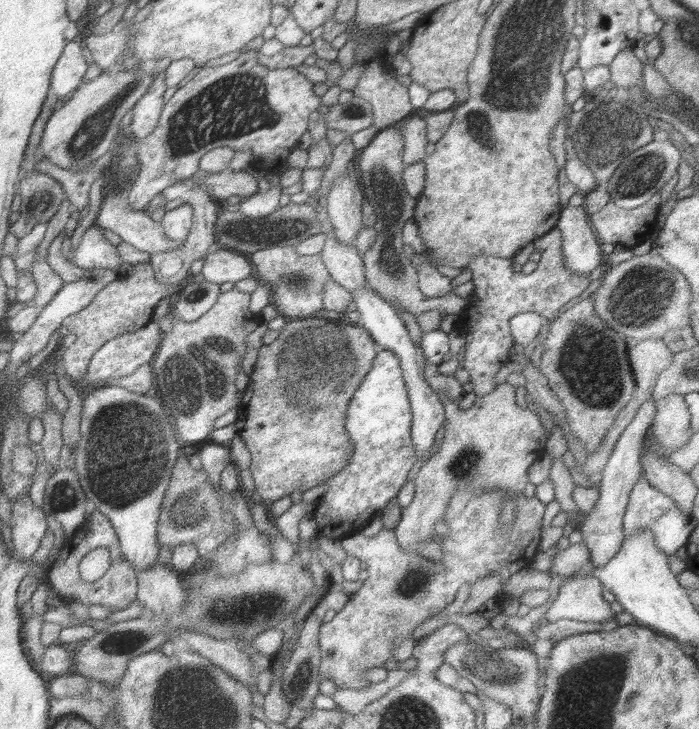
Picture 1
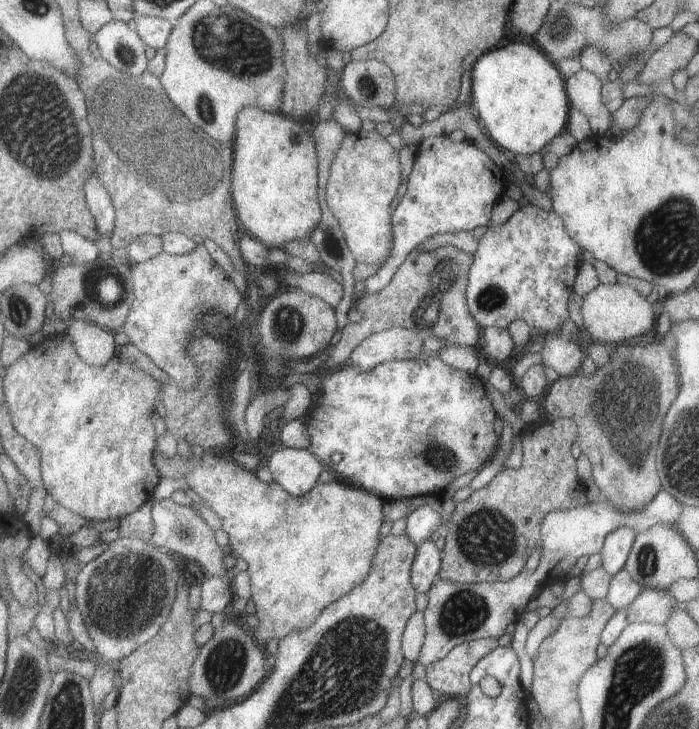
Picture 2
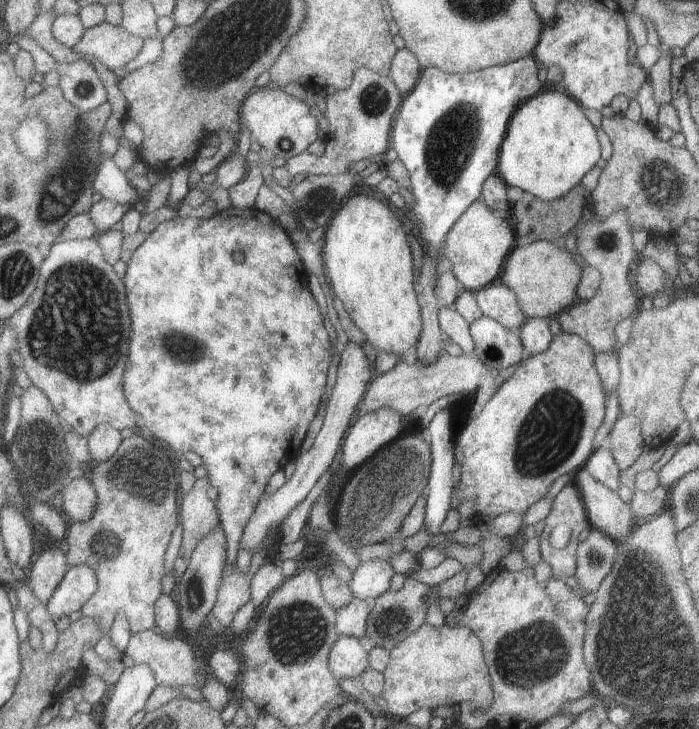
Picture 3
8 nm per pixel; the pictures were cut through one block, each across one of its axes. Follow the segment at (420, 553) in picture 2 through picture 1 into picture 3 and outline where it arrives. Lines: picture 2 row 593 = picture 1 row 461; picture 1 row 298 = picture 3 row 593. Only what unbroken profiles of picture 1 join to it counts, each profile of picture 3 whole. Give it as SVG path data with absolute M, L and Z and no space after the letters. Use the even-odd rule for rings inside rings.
M369 560L361 562L353 572L353 580L349 584L355 600L375 600L389 590L389 580L393 578L393 568L389 562Z

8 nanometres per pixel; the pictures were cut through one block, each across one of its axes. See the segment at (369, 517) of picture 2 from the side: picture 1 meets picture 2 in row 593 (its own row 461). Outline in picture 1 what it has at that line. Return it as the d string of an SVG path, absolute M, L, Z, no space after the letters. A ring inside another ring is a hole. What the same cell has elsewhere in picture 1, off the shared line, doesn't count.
M337 312L337 320L333 322L317 316L287 320L285 328L269 346L261 346L257 354L255 368L249 376L249 384L243 392L237 416L237 436L245 442L251 454L249 472L255 482L255 492L269 506L271 502L283 496L297 496L305 490L321 486L325 480L343 470L353 454L353 442L347 434L347 406L349 398L353 398L355 390L363 382L365 374L371 370L375 356L381 346L369 336L369 332L349 322L349 314Z

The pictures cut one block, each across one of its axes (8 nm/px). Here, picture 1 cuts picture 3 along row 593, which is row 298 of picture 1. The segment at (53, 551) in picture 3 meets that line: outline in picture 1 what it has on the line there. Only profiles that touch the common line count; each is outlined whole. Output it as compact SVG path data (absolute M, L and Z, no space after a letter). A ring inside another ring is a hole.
M63 202L61 206L59 206L59 210L57 210L57 214L47 222L47 232L45 232L45 238L41 240L41 244L37 246L37 250L35 250L35 260L33 260L33 264L31 264L31 268L29 268L29 274L31 274L31 278L35 280L35 284L37 284L37 294L35 294L35 298L33 298L33 306L37 306L39 310L43 310L51 300L53 300L53 296L55 294L59 294L59 290L63 288L63 280L61 278L57 278L55 274L53 274L53 270L49 268L49 264L47 264L47 254L49 254L49 244L63 232L63 226L65 226L65 222L67 222L67 218L69 218L69 214L73 212L73 206L69 204L69 202Z

